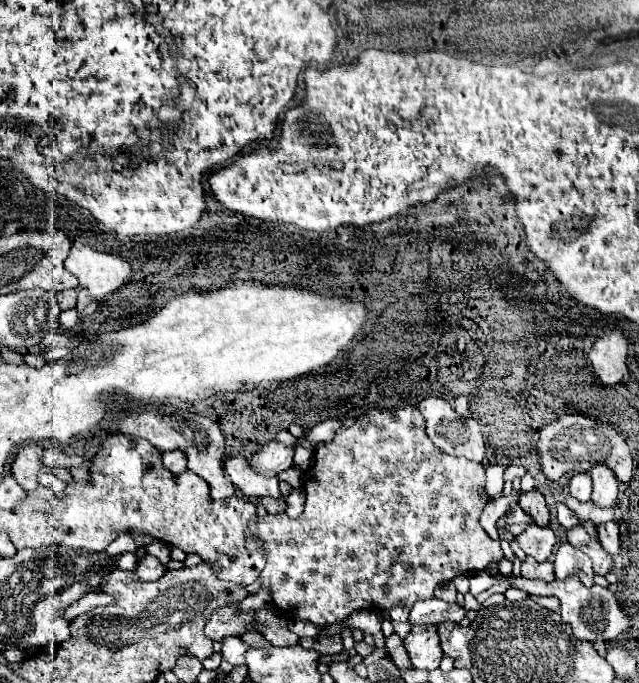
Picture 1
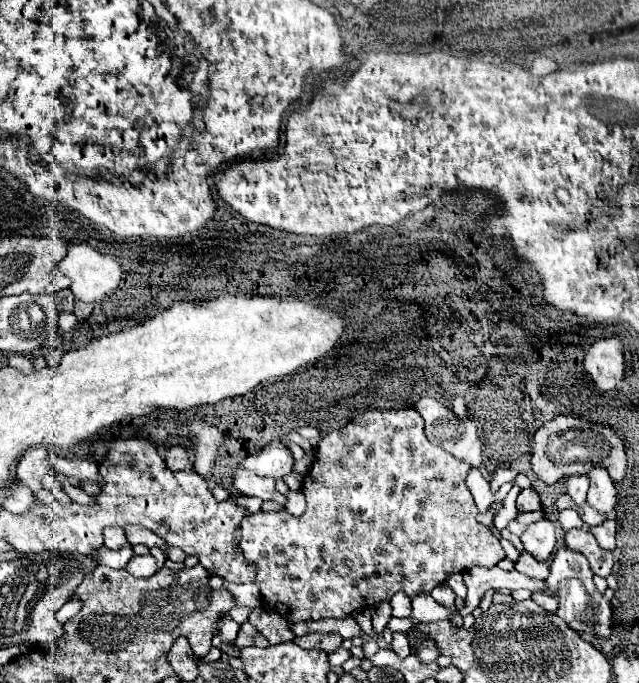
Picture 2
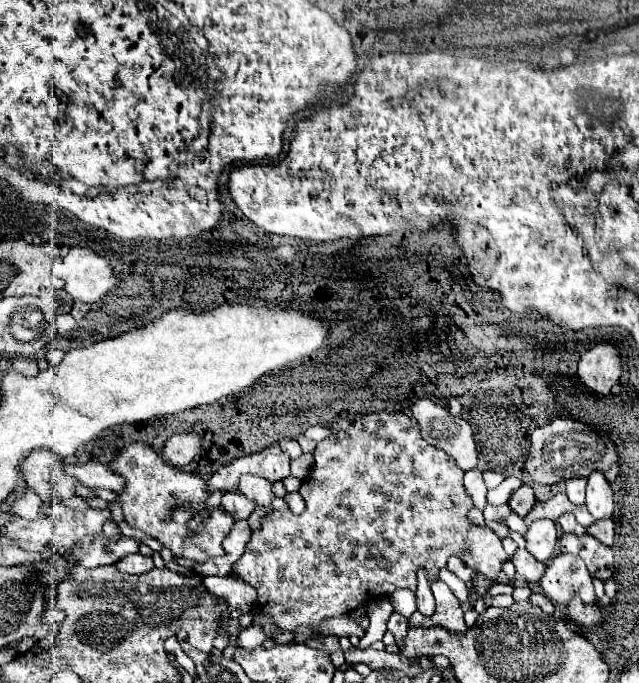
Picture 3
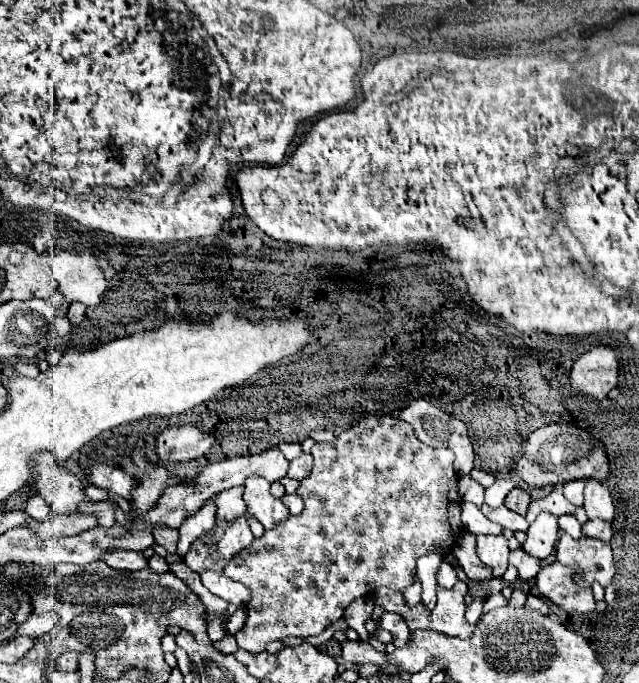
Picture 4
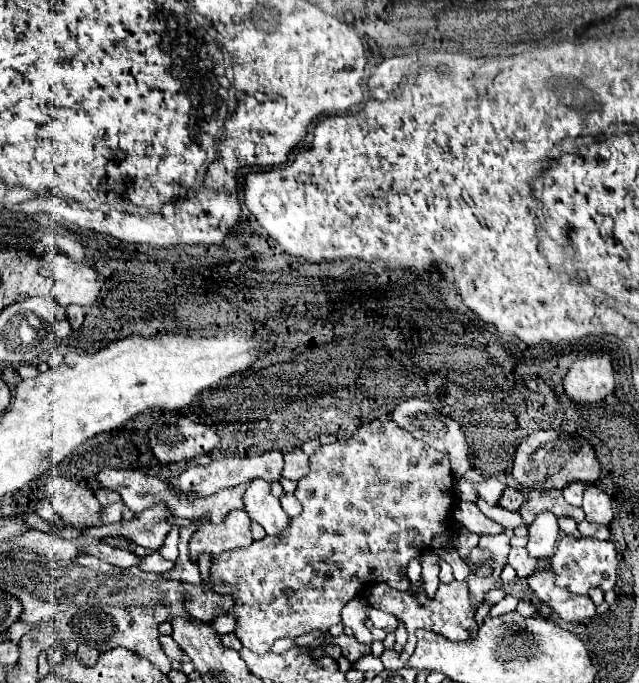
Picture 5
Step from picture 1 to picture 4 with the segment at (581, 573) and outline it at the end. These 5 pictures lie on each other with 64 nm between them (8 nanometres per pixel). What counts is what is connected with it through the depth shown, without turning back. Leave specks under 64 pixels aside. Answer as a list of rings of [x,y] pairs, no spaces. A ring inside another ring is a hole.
[[[548,564],[544,566],[536,578],[534,578],[536,590],[540,594],[554,602],[558,608],[562,608],[566,614],[590,614],[594,612],[594,598],[592,590],[578,590],[572,584],[572,568],[564,568],[562,564]]]

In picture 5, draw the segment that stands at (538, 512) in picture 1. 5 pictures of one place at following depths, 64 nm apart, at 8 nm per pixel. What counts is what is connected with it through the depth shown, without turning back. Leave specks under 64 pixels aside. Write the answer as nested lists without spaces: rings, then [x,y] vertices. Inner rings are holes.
[[[504,488],[502,496],[498,498],[498,506],[506,508],[506,510],[512,510],[512,512],[516,512],[522,502],[524,502],[524,496],[514,488]]]

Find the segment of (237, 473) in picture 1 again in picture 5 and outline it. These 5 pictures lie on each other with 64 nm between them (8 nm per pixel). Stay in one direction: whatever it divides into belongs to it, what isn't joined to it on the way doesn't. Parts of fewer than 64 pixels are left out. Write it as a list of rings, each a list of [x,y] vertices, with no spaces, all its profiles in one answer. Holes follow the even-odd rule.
[[[254,478],[244,494],[244,508],[254,522],[258,522],[268,536],[280,536],[290,518],[280,506],[280,500],[270,494],[270,484]]]

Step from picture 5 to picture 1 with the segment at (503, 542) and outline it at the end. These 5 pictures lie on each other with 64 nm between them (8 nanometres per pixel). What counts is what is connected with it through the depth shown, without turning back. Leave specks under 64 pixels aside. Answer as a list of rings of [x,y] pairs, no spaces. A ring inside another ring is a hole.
[[[404,406],[400,410],[368,410],[362,418],[358,418],[352,426],[340,428],[330,442],[324,442],[316,448],[316,460],[314,466],[306,472],[304,480],[304,492],[306,492],[306,510],[298,520],[288,518],[286,514],[266,514],[264,518],[252,518],[246,528],[246,547],[249,551],[266,554],[266,568],[260,572],[262,588],[270,590],[272,604],[280,610],[292,612],[298,620],[308,620],[314,624],[332,624],[338,620],[348,618],[352,612],[362,608],[380,608],[390,610],[396,606],[396,602],[404,602],[408,608],[416,600],[428,600],[434,594],[434,588],[438,584],[444,584],[452,580],[458,574],[470,574],[476,570],[486,570],[490,564],[500,562],[504,558],[504,552],[500,548],[498,540],[492,540],[488,532],[480,526],[478,518],[482,514],[482,508],[486,502],[482,500],[482,488],[484,488],[484,468],[482,464],[470,462],[466,458],[456,458],[432,444],[432,440],[426,436],[424,430],[424,416],[414,406]]]

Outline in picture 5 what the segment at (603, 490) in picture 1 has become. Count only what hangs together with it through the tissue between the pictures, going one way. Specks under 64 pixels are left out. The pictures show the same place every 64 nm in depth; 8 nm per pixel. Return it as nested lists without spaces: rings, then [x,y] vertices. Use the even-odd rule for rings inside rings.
[[[588,484],[584,492],[584,512],[588,522],[596,524],[610,524],[612,522],[612,500],[606,492],[596,488],[594,484]]]

